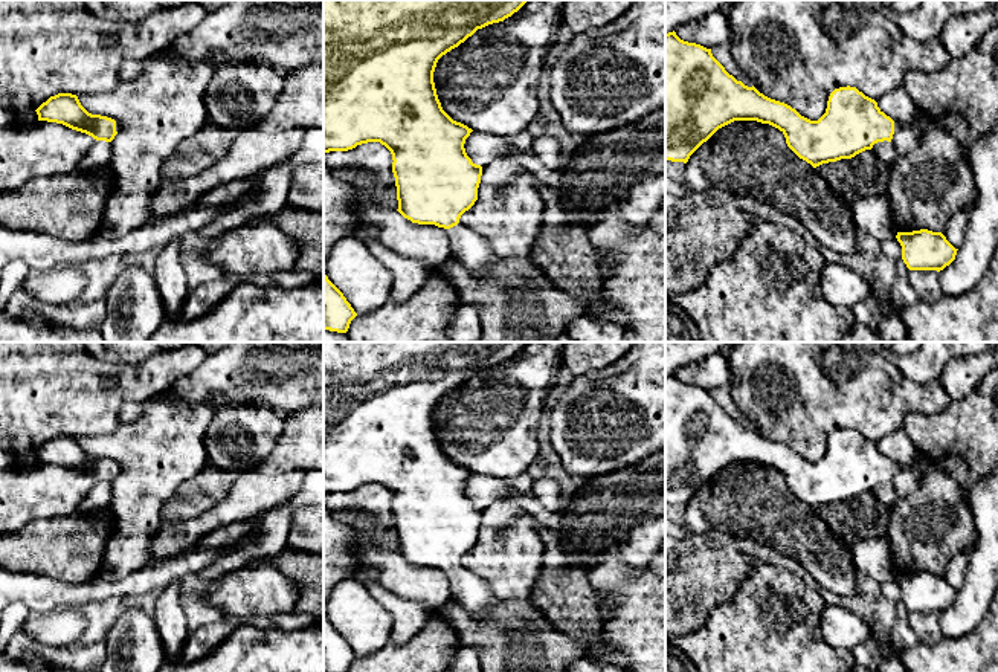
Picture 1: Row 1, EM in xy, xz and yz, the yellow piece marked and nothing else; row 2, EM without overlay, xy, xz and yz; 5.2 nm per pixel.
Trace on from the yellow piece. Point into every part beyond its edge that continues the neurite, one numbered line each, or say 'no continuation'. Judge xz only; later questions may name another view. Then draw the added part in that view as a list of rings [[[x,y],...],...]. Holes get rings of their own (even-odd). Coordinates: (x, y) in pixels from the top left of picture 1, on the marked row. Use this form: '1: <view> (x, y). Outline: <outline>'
1: xz (470, 251). Outline: [[[461,223],[449,229],[452,249],[449,260],[467,269],[472,275],[487,275],[499,261],[497,254],[473,231]]]

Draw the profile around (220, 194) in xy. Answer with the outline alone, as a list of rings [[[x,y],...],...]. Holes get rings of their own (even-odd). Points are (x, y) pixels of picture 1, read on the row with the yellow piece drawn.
[[[261,174],[233,179],[227,183],[221,183],[208,191],[198,202],[197,206],[220,206],[232,197],[241,197],[252,191],[259,183]]]

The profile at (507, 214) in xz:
[[[513,159],[482,166],[478,200],[459,223],[484,238],[499,258],[530,260],[543,212],[542,179]]]

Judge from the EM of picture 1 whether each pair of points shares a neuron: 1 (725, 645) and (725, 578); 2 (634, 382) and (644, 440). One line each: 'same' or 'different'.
1: different
2: same

